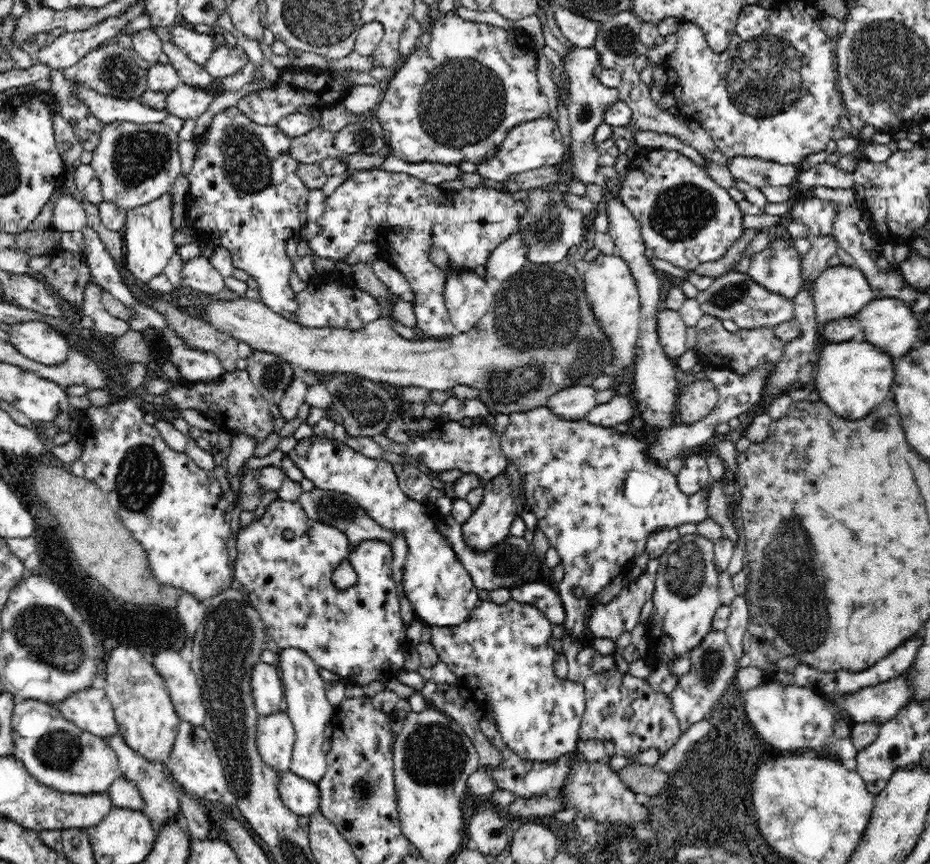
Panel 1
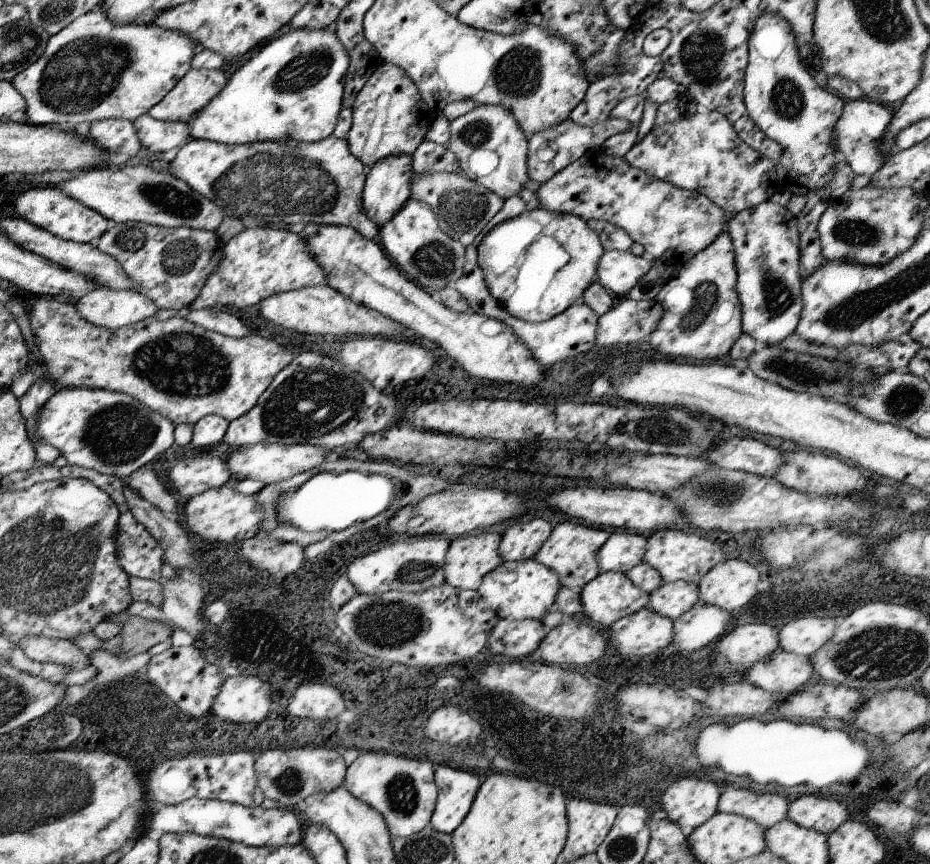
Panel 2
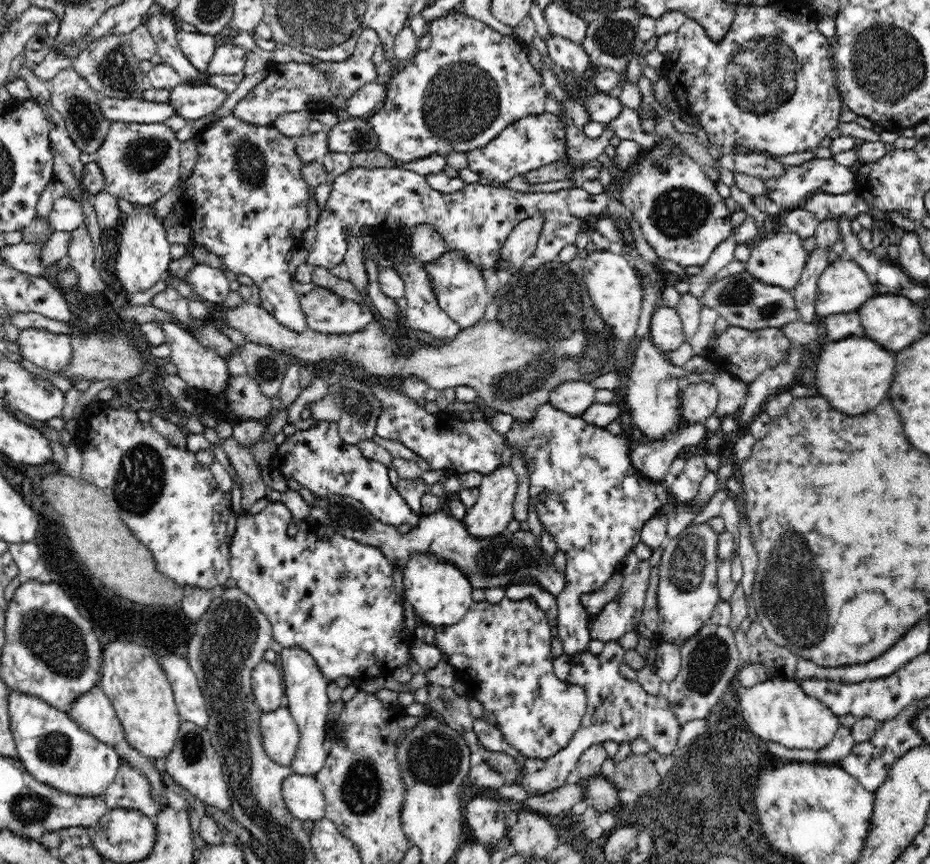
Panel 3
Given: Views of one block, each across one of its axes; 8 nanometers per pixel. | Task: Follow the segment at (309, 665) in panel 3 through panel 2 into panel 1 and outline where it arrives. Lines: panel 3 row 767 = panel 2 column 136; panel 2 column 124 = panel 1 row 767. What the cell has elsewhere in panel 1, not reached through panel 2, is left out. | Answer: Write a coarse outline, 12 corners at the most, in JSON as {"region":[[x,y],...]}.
{"region":[[280,650],[296,730],[290,772],[318,786],[328,770],[324,730],[334,708],[318,664]]}

